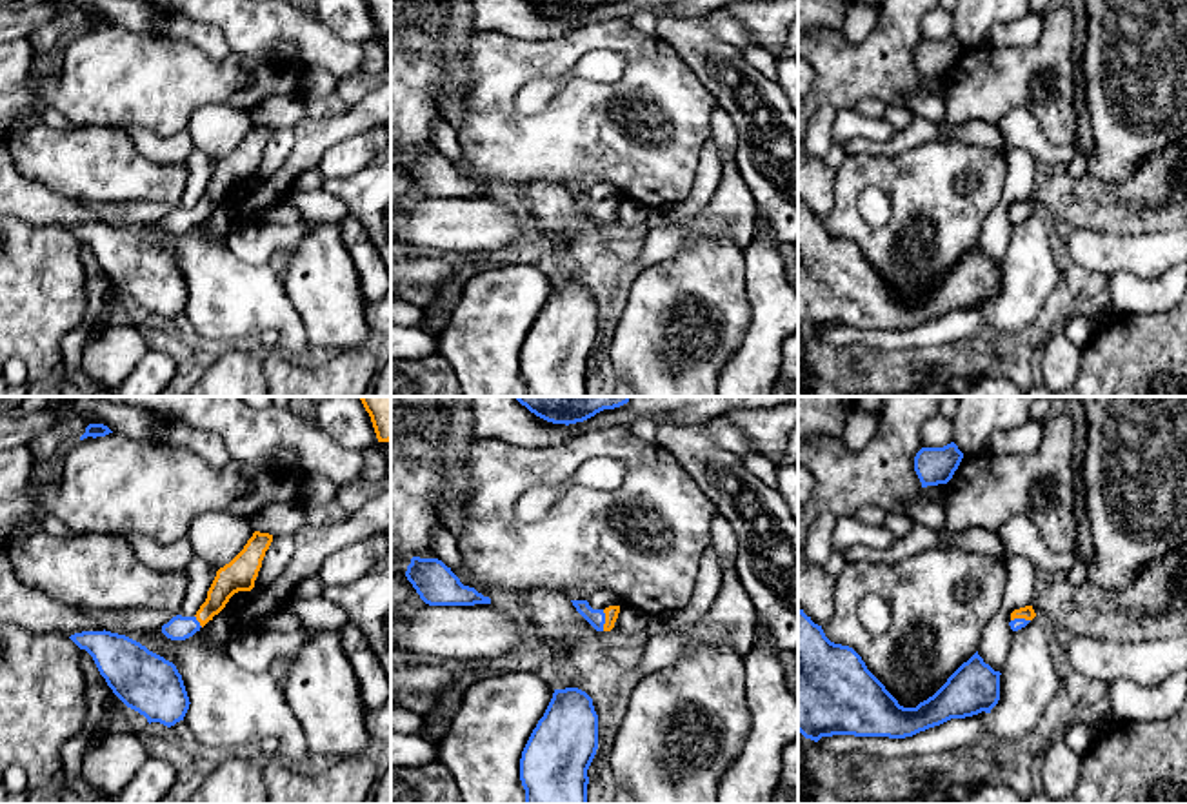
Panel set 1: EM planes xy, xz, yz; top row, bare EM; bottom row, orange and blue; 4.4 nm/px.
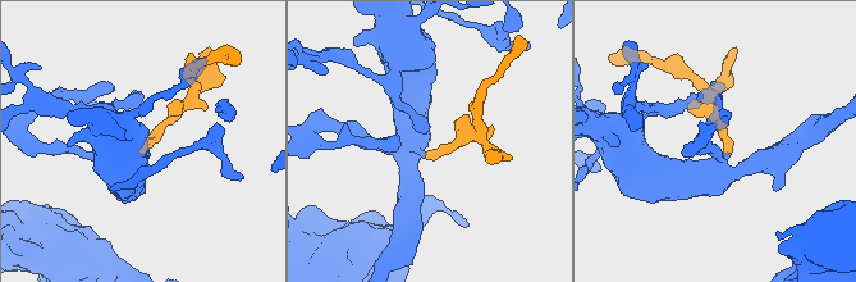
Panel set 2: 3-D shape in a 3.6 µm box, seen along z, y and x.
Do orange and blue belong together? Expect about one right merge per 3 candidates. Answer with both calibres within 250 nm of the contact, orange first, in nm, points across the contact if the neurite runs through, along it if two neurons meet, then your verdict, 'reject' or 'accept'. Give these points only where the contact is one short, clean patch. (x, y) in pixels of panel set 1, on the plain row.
60 nm thick on the orange side, 80 nm on the other; runs through xz (611, 206), (606, 213), (595, 210); accept

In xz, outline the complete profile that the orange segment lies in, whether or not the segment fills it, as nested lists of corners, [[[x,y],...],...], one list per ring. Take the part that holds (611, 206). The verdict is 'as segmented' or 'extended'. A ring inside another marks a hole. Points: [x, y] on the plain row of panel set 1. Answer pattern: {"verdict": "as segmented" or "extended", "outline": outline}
{"verdict": "extended", "outline": [[[571,193],[576,204],[596,222],[611,224],[620,206],[620,198],[609,198],[605,202],[593,202],[587,193]]]}

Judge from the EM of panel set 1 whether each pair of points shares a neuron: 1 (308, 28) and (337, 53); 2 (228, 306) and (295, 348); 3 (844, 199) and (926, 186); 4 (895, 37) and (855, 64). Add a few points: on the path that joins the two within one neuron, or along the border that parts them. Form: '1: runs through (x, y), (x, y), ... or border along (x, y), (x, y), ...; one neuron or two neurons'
1: runs through (315, 35), (329, 50); one neuron
2: runs through (246, 306), (259, 306), (282, 330); one neuron
3: runs through (864, 179), (906, 179); one neuron
4: runs through (886, 46), (864, 64); one neuron

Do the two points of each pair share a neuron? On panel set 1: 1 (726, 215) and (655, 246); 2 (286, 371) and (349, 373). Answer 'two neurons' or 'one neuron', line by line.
1: one neuron
2: one neuron

